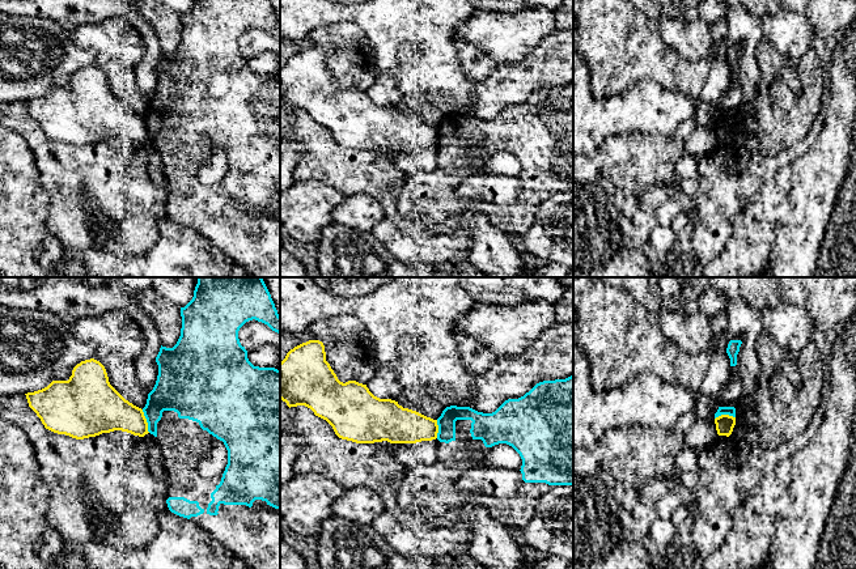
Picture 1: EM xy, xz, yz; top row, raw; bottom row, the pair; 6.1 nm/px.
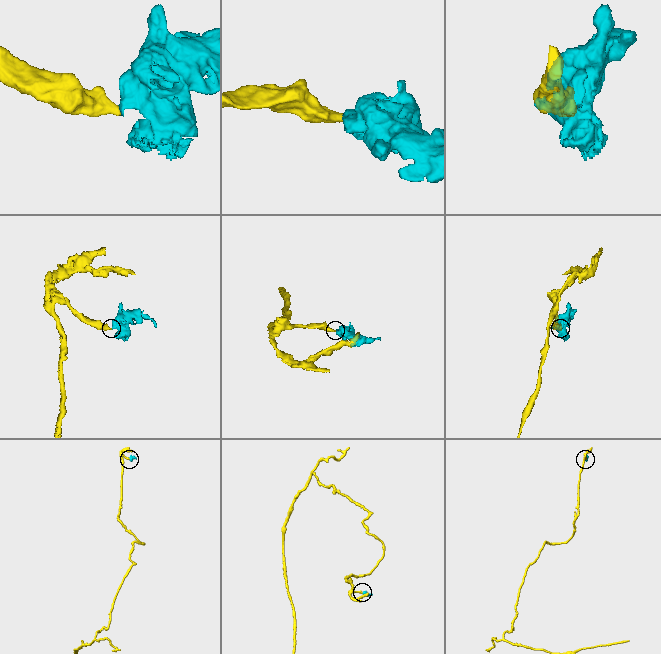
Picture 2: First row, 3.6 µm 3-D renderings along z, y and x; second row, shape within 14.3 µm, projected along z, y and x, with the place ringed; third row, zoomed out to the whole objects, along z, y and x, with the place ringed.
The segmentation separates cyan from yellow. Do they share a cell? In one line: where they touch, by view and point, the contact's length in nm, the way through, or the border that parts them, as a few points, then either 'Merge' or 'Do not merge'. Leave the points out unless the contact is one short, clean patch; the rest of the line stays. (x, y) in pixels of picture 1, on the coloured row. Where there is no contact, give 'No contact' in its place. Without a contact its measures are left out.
Touches cyan at xy (147, 421). Shared border 150 nm. Do not merge

